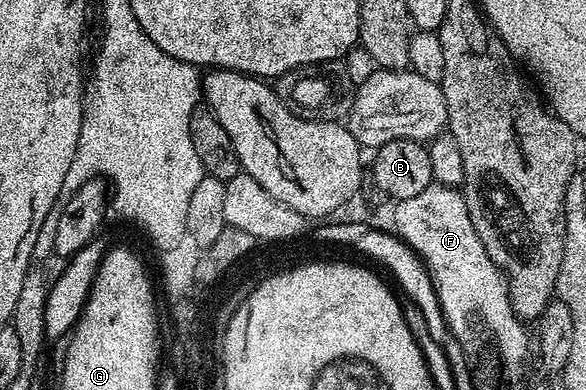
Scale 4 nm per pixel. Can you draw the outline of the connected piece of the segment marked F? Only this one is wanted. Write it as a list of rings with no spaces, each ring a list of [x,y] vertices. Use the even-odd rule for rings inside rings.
[[[432,184],[417,192],[417,196],[398,199],[394,206],[394,233],[422,258],[448,323],[463,322],[476,314],[491,333],[504,368],[511,374],[517,373],[526,364],[527,353],[532,353],[533,338],[527,335],[528,327],[511,307],[507,278],[485,252],[481,236],[477,236],[473,220],[469,220],[462,193],[453,186]]]

